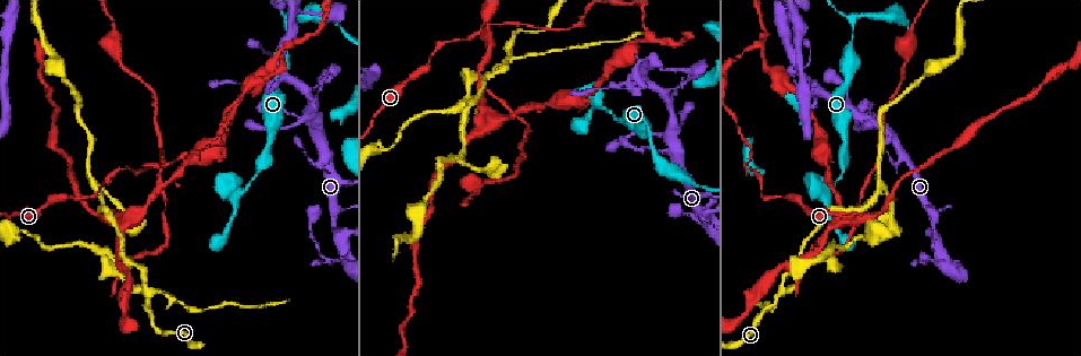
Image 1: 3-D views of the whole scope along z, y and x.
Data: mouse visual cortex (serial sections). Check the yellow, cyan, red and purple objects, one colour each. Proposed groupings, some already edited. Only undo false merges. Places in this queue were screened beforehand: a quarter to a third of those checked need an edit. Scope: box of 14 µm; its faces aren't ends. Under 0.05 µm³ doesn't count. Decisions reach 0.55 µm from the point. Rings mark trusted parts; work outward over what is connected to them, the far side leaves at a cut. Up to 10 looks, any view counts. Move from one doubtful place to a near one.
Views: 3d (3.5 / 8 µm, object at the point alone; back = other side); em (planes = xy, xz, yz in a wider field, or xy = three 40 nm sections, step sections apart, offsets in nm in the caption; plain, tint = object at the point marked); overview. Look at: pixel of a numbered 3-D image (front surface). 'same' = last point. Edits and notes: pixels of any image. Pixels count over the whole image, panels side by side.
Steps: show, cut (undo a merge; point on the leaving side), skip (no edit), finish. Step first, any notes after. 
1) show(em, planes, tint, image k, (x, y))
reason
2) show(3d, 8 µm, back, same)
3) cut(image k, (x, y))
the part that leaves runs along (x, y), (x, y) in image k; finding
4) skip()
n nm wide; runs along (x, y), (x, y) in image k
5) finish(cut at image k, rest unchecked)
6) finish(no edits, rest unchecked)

show(3d, 8 µm, image 1, (145, 291))
four or more arms meet

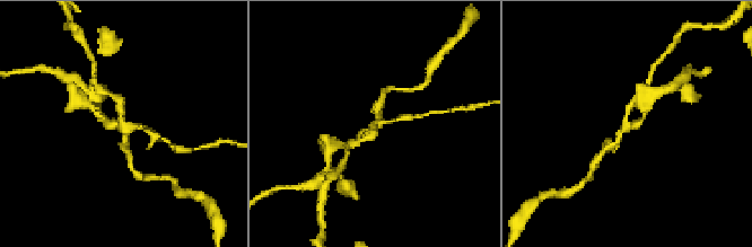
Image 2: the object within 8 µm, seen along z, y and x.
show(3d, 3.5 µm, image 2, (623, 125))
zoom in

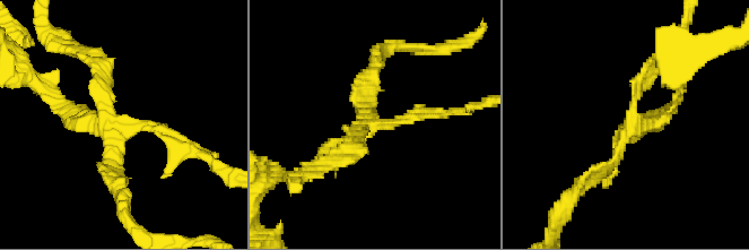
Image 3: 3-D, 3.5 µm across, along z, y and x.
show(em, planes, tint, image 3, (105, 119))
4 arms; arms of 100, 150, 150, 200 nm; now the EM

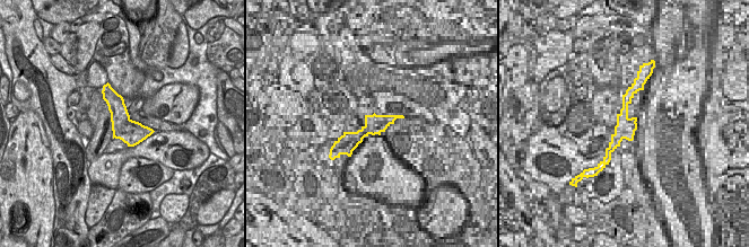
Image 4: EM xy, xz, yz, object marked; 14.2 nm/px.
cut(image 3, (664, 119))
a second cell is stuck on

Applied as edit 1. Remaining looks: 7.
show(3d, 3.5 µm, image 1, (316, 121))

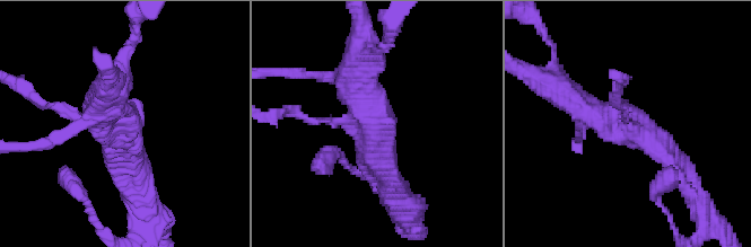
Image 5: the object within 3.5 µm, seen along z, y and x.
show(em, xy, step 3, plain, image 5, (640, 132))

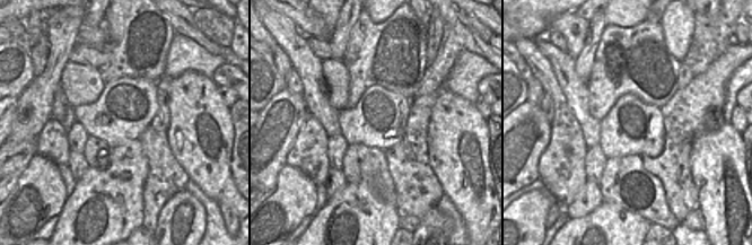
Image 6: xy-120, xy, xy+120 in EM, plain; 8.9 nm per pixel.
show(em, xy, step 3, tint, same)

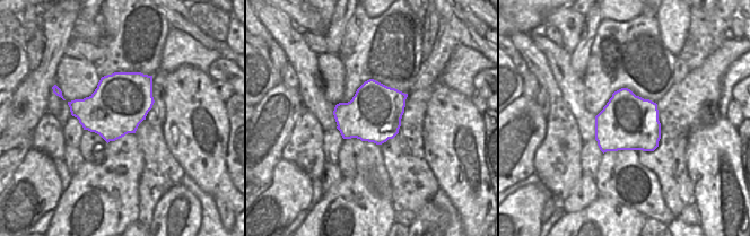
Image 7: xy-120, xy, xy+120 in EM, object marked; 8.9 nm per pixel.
skip()
arms of 150, 350, 400 nm; runs along (691, 184), (634, 124), (578, 104) in image 5; continuous, no second cell

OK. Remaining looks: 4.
show(3d, 3.5 µm, image 1, (853, 20))
abrupt turn

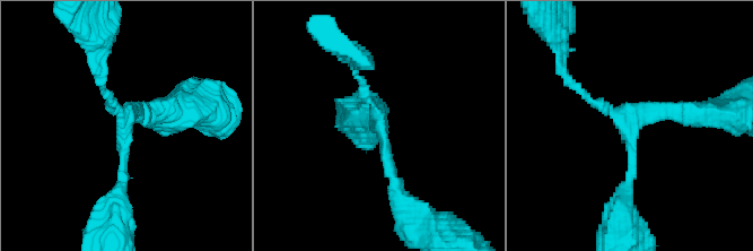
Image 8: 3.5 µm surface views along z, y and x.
show(em, xy, step 3, tint, image 8, (630, 130))
3 arms; arms of 150, 200, 200 nm; need the tissue

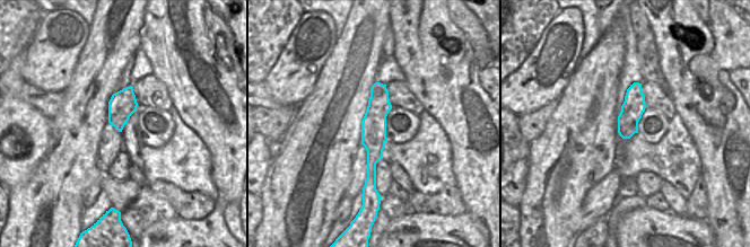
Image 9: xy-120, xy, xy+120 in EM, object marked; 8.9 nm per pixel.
skip()
one cell here

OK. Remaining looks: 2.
show(3d, 3.5 µm, image 1, (642, 79))
four arms meet

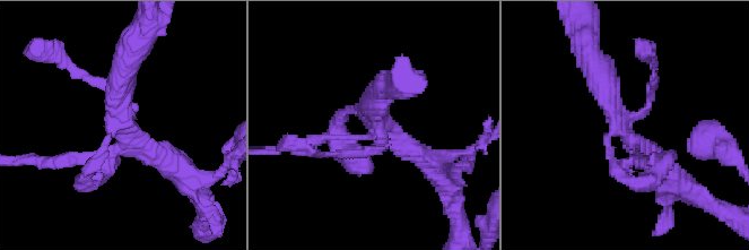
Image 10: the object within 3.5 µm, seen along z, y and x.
show(em, planes, tint, image 10, (618, 121))

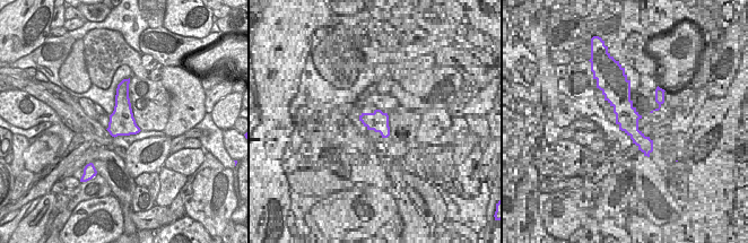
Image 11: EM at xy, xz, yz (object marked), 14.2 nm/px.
skip()
runs along (656, 162), (621, 127), (590, 53) in image 10; one cell here

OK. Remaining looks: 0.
finish(cut at image 3, rest unchecked)

